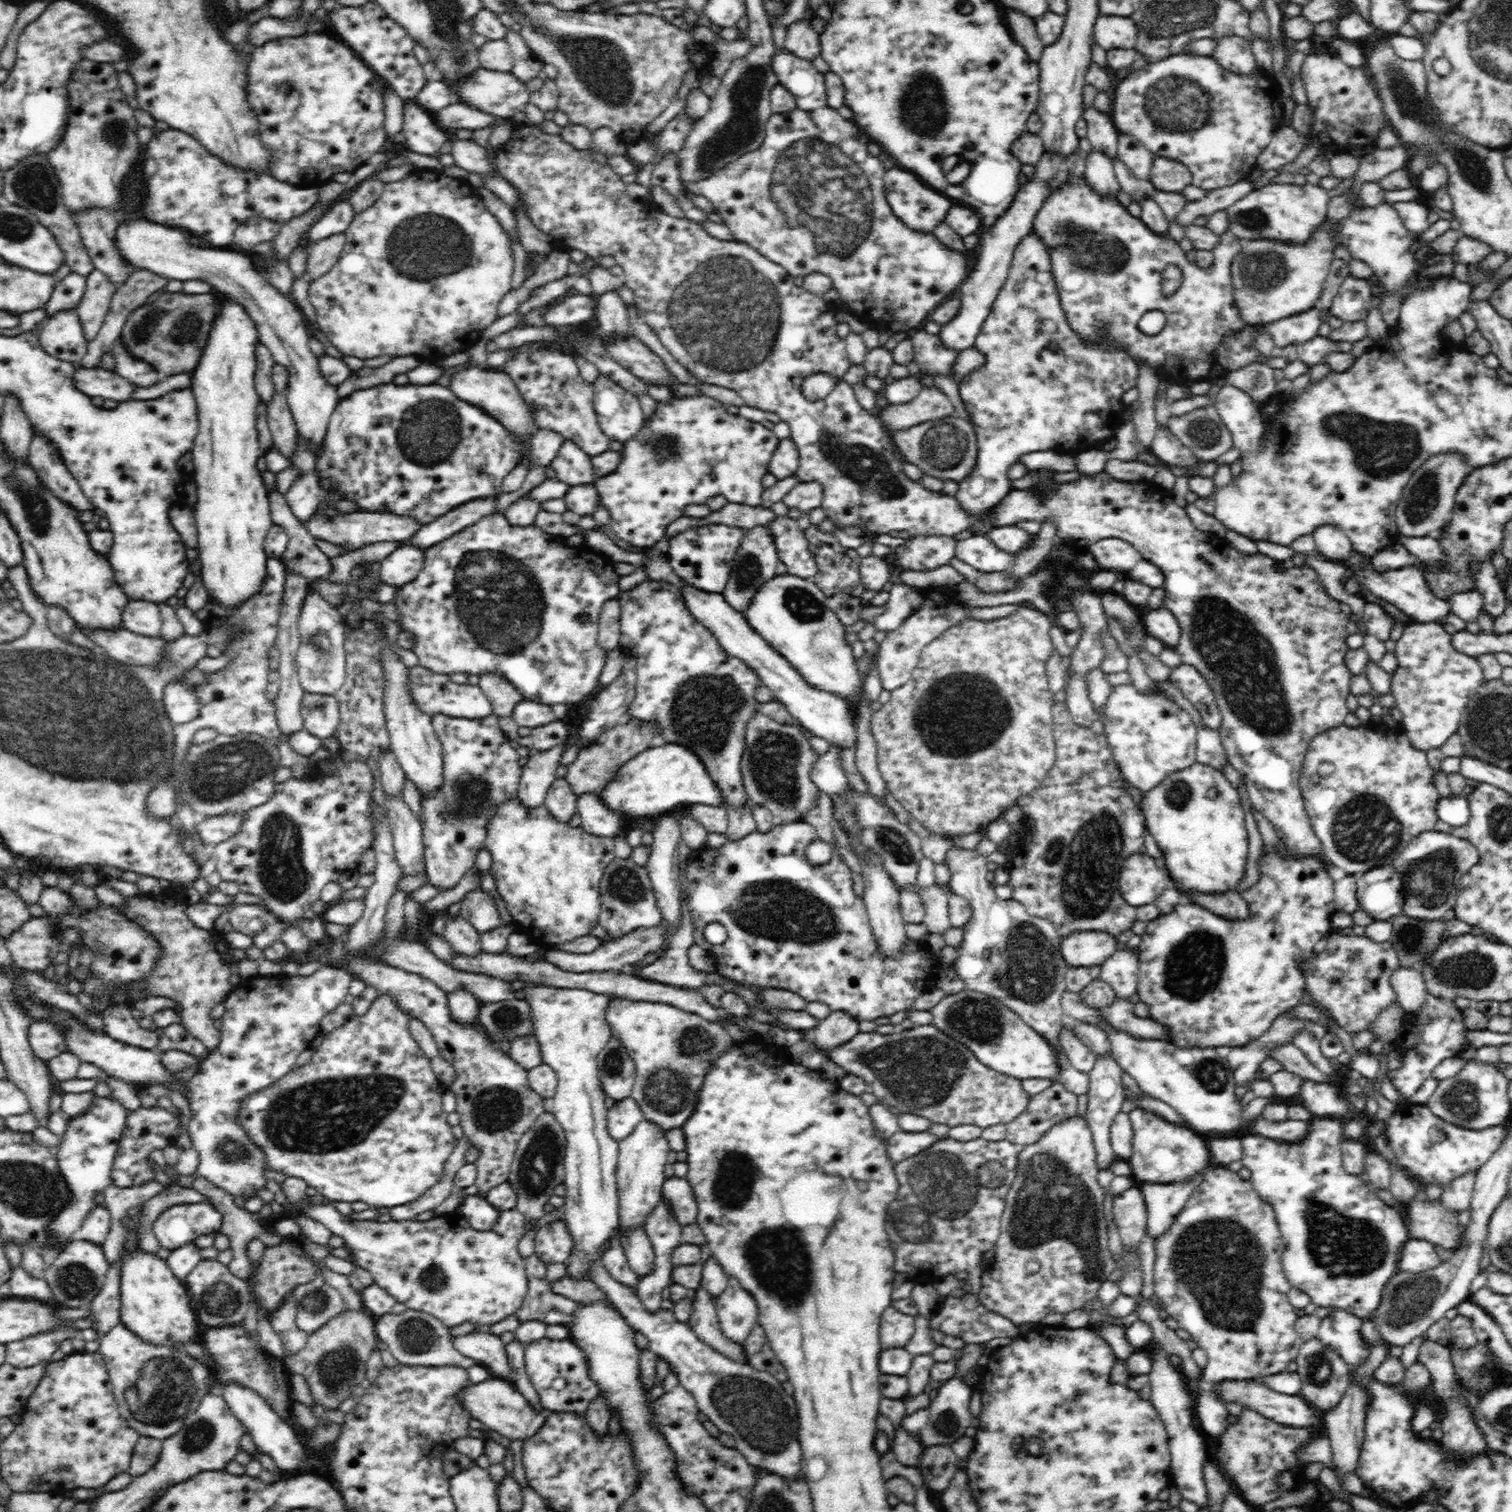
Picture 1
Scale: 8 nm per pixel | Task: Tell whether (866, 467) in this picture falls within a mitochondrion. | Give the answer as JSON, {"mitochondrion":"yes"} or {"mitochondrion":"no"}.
{"mitochondrion":"yes"}

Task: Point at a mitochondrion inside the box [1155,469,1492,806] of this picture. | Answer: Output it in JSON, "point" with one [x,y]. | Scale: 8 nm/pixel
{"point":[1244,662]}

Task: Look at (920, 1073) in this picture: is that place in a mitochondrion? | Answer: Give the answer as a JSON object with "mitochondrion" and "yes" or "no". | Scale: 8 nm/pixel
{"mitochondrion":"yes"}

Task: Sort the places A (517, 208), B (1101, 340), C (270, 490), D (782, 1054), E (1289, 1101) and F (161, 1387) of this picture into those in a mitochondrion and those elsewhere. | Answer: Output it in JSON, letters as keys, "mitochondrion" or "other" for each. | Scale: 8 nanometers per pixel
{"A":"other","B":"other","C":"other","D":"other","E":"other","F":"mitochondrion"}

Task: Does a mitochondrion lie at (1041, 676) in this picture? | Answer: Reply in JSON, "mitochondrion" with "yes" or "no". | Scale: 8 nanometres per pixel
{"mitochondrion":"no"}

